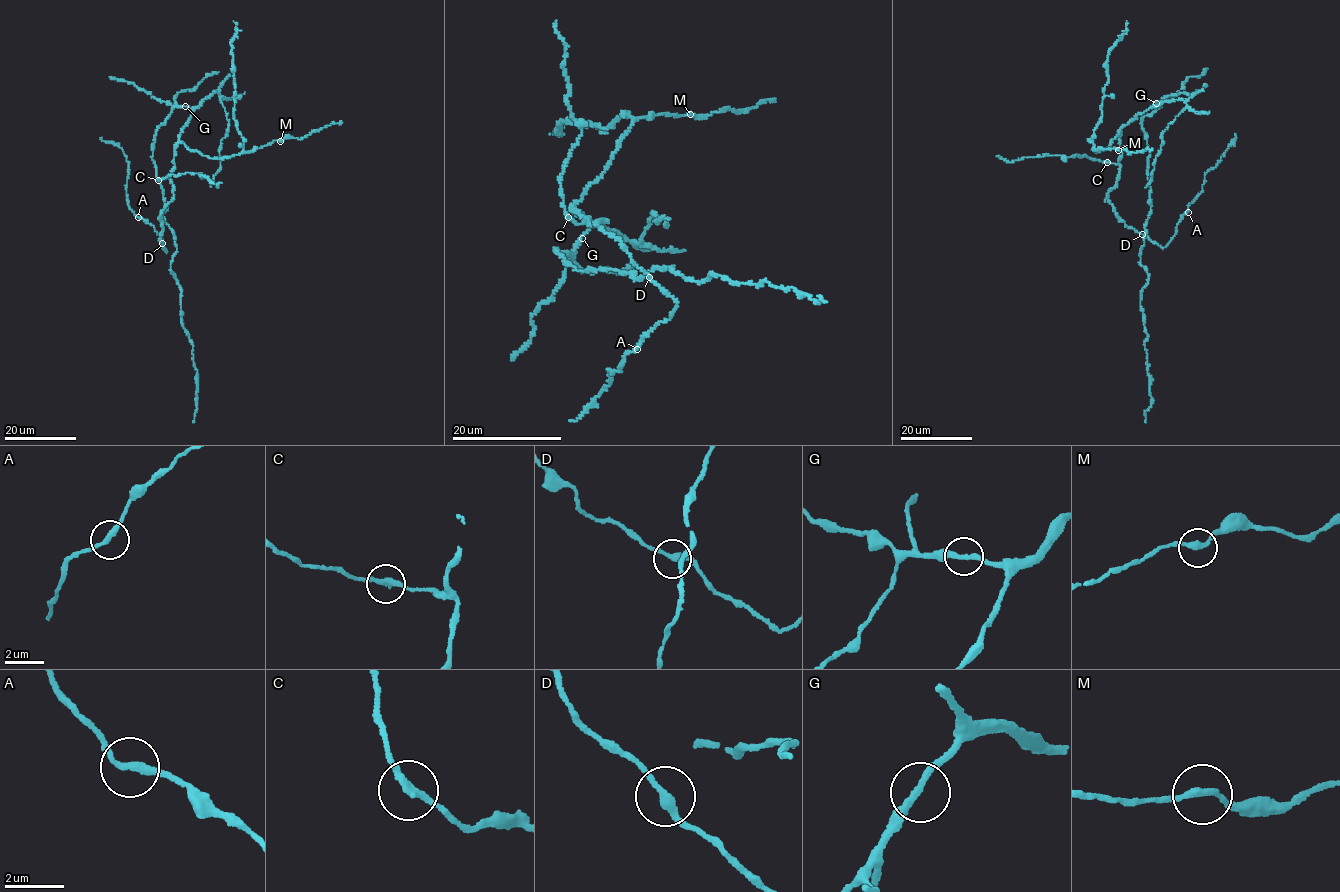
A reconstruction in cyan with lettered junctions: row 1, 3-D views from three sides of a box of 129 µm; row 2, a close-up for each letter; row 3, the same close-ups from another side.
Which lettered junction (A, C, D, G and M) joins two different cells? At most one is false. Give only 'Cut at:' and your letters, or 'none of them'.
Cut at: none of them

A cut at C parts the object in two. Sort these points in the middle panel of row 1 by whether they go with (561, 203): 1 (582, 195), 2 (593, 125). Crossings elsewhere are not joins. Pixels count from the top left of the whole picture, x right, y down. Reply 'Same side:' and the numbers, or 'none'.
Same side: none

